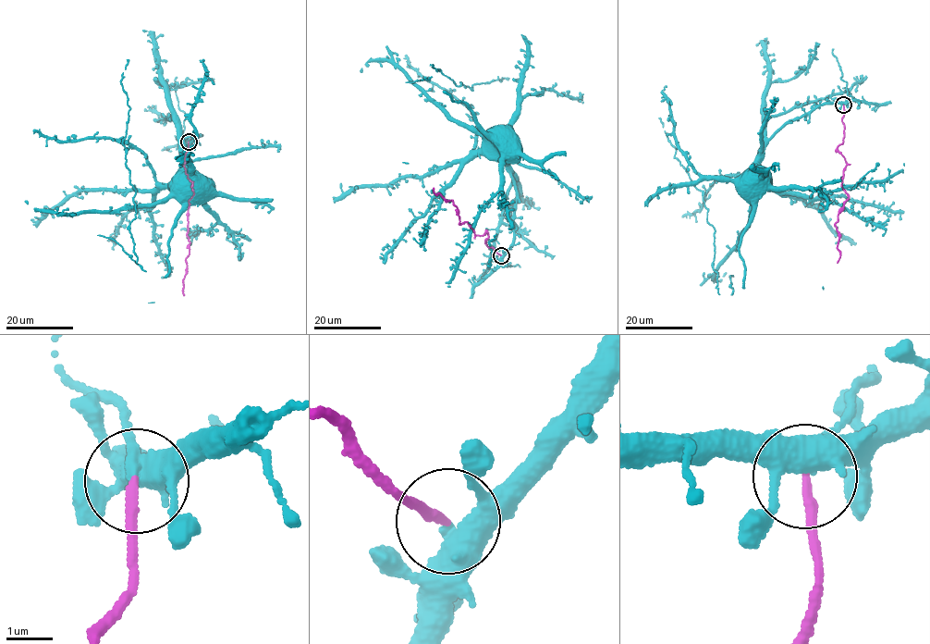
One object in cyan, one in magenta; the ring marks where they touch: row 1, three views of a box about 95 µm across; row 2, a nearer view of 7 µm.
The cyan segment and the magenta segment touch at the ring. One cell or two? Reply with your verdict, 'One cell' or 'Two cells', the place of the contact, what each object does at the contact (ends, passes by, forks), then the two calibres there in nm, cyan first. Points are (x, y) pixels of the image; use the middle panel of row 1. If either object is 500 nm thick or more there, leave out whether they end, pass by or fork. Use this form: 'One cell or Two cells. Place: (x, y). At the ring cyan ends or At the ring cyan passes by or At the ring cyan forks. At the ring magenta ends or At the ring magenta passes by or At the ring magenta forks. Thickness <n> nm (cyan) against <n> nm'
One cell. Place: (501, 255). At the ring cyan forks. At the ring magenta ends. Thickness 320 nm (cyan) against 200 nm

